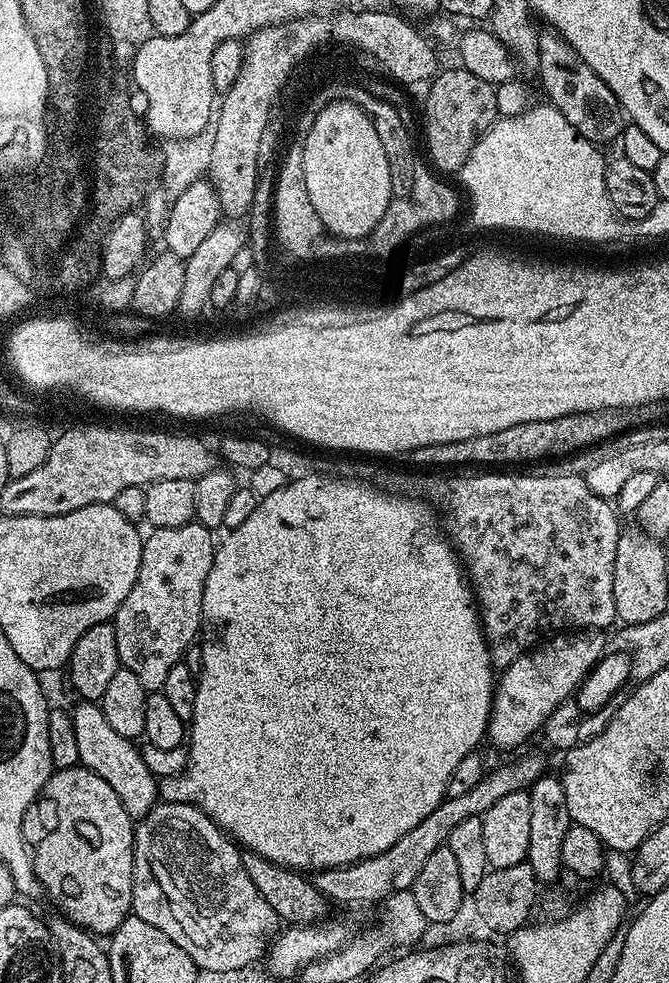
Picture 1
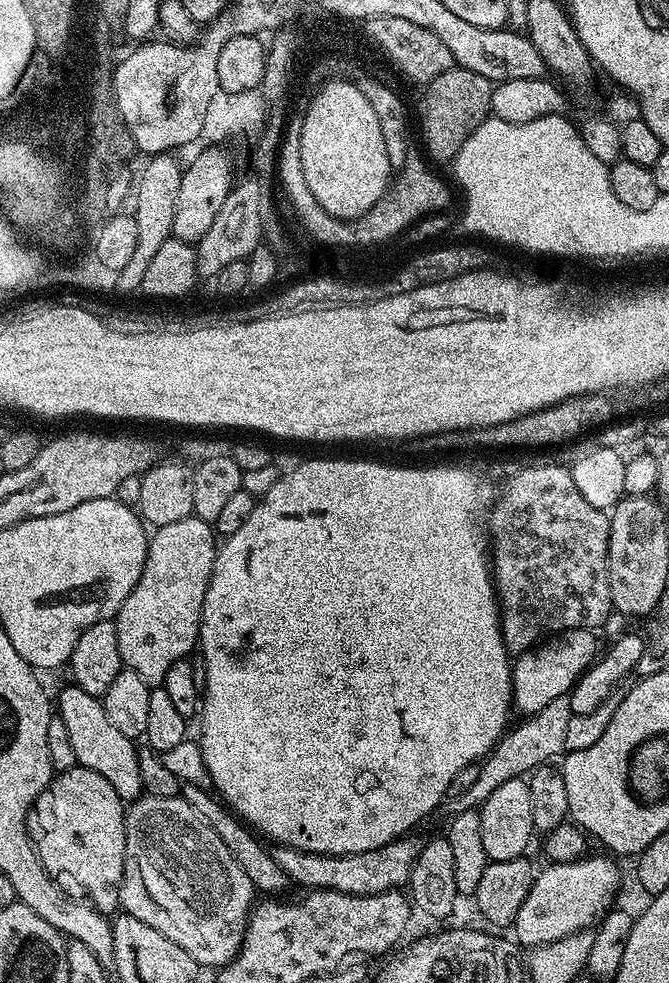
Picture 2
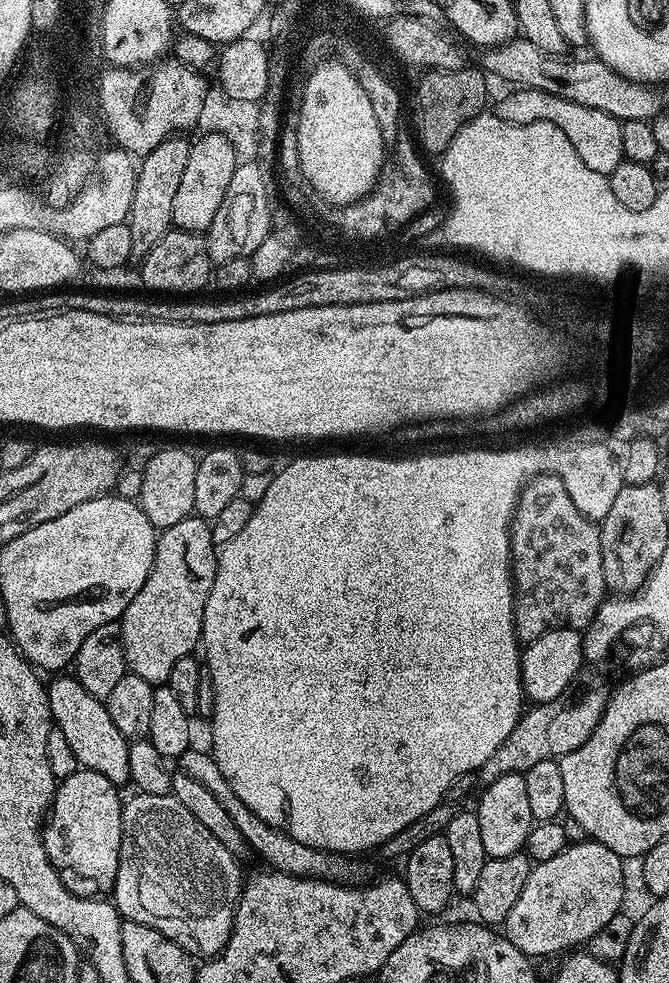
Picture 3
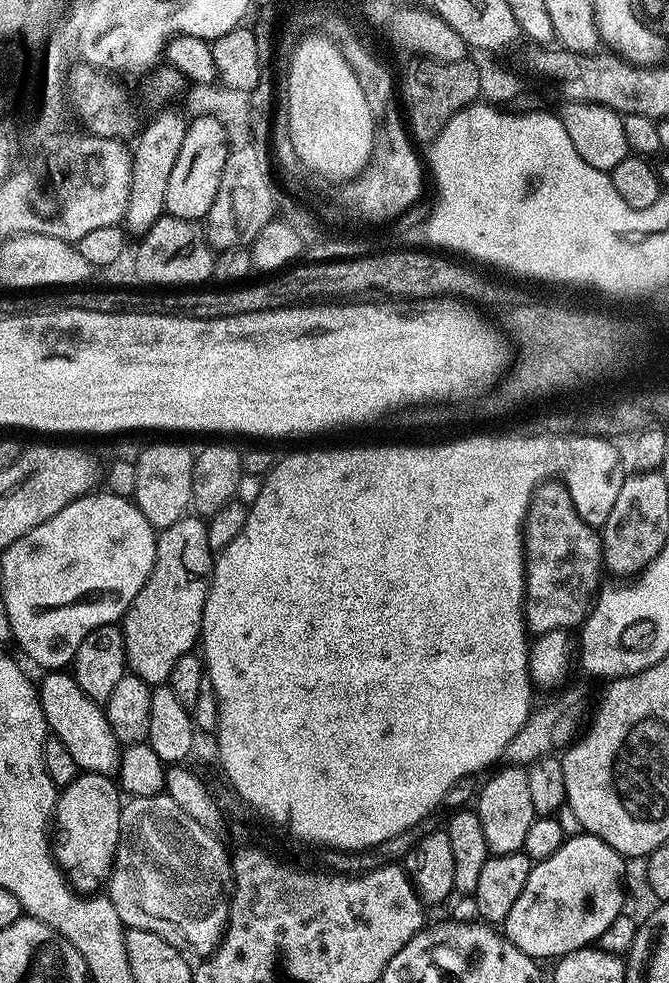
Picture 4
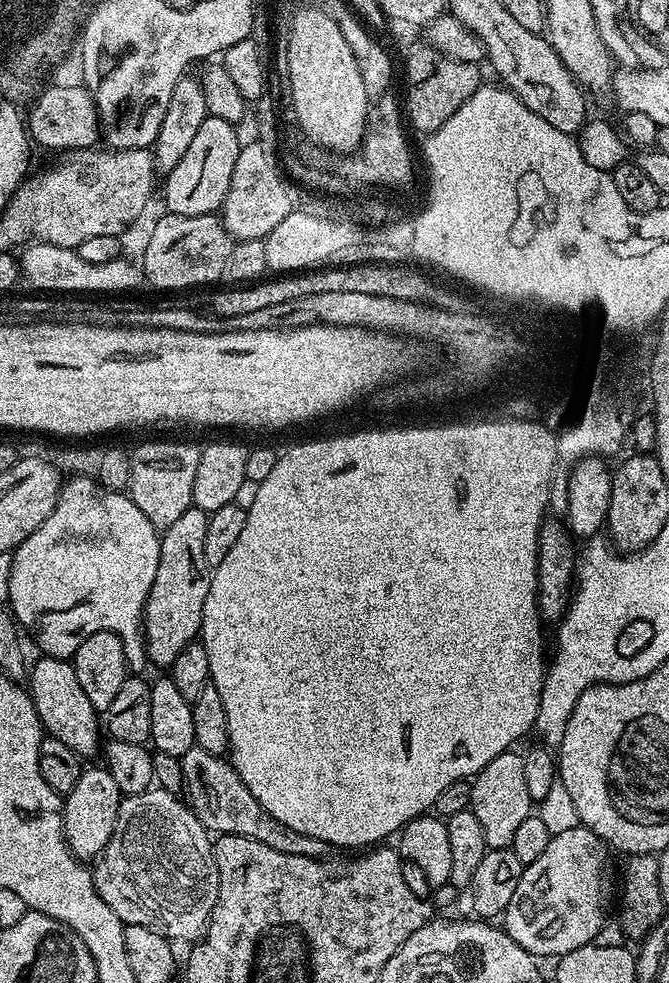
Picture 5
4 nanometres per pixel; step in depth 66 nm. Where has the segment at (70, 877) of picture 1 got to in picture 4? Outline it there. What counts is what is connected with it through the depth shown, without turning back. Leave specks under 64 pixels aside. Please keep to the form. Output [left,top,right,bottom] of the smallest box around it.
[54,771,122,877]

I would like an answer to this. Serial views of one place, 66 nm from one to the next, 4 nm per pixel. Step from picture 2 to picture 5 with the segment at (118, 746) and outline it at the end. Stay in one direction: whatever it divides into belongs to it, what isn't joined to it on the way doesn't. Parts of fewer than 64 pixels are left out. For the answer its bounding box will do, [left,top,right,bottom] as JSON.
[30,655,102,758]

